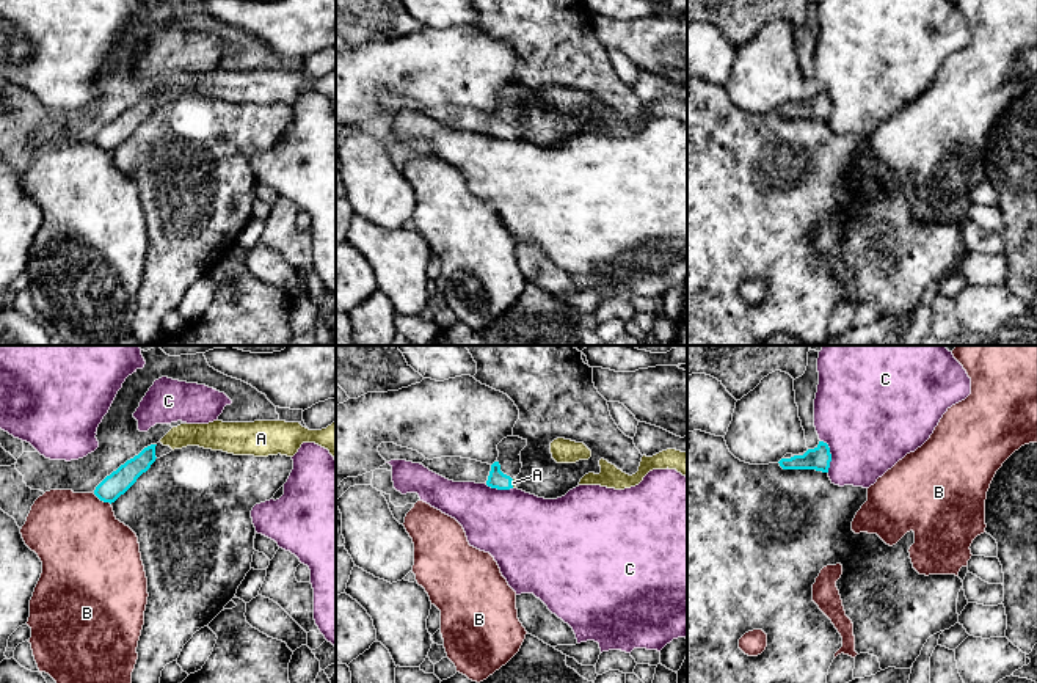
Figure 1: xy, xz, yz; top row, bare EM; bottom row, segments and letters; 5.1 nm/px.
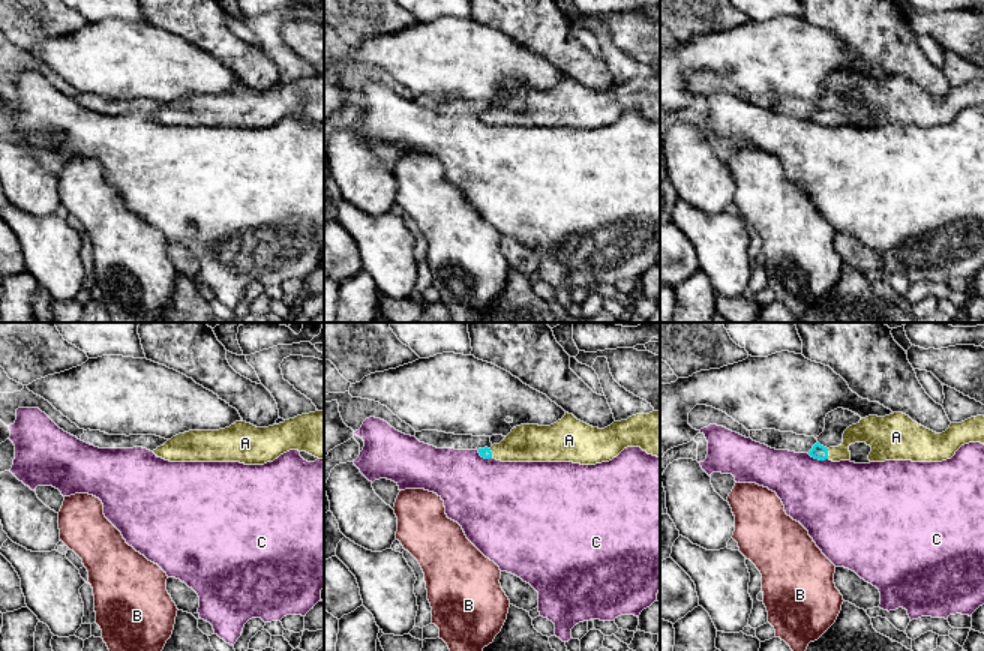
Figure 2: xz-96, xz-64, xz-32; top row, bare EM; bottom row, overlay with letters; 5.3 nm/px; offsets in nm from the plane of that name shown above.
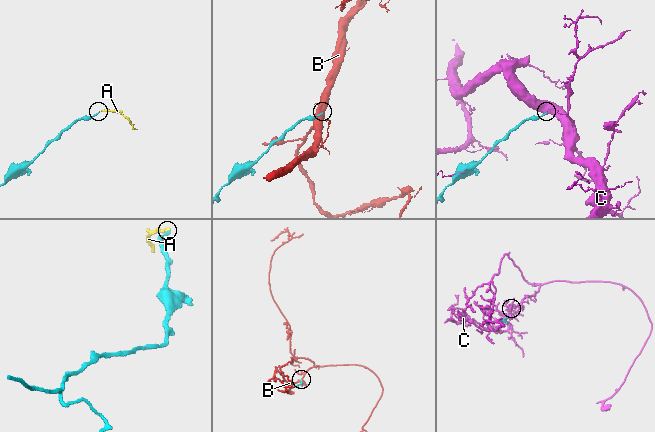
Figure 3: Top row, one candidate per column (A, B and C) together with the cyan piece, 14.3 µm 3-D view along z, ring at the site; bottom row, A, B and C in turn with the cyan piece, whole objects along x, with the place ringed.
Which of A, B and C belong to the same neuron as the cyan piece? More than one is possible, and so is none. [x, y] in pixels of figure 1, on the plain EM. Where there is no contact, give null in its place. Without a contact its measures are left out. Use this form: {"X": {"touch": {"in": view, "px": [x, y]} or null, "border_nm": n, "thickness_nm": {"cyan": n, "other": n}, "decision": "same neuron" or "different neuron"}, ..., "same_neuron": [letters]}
{"A": {"touch": {"in": "xz", "px": [510, 132]}, "border_nm": 50, "thickness_nm": {"cyan": 90, "other": 30}, "decision": "same neuron"}, "B": {"touch": {"in": "xy", "px": [102, 148]}, "border_nm": 110, "thickness_nm": {"cyan": 120, "other": 440}, "decision": "different neuron"}, "C": {"touch": {"in": "yz", "px": [830, 104]}, "border_nm": 170, "thickness_nm": {"cyan": 120, "other": 460}, "decision": "different neuron"}, "same_neuron": ["A"]}

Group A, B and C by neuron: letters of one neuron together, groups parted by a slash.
A / B / C

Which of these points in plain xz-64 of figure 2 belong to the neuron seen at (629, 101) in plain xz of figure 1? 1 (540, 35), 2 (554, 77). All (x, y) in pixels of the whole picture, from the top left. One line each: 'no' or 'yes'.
1: yes
2: no

